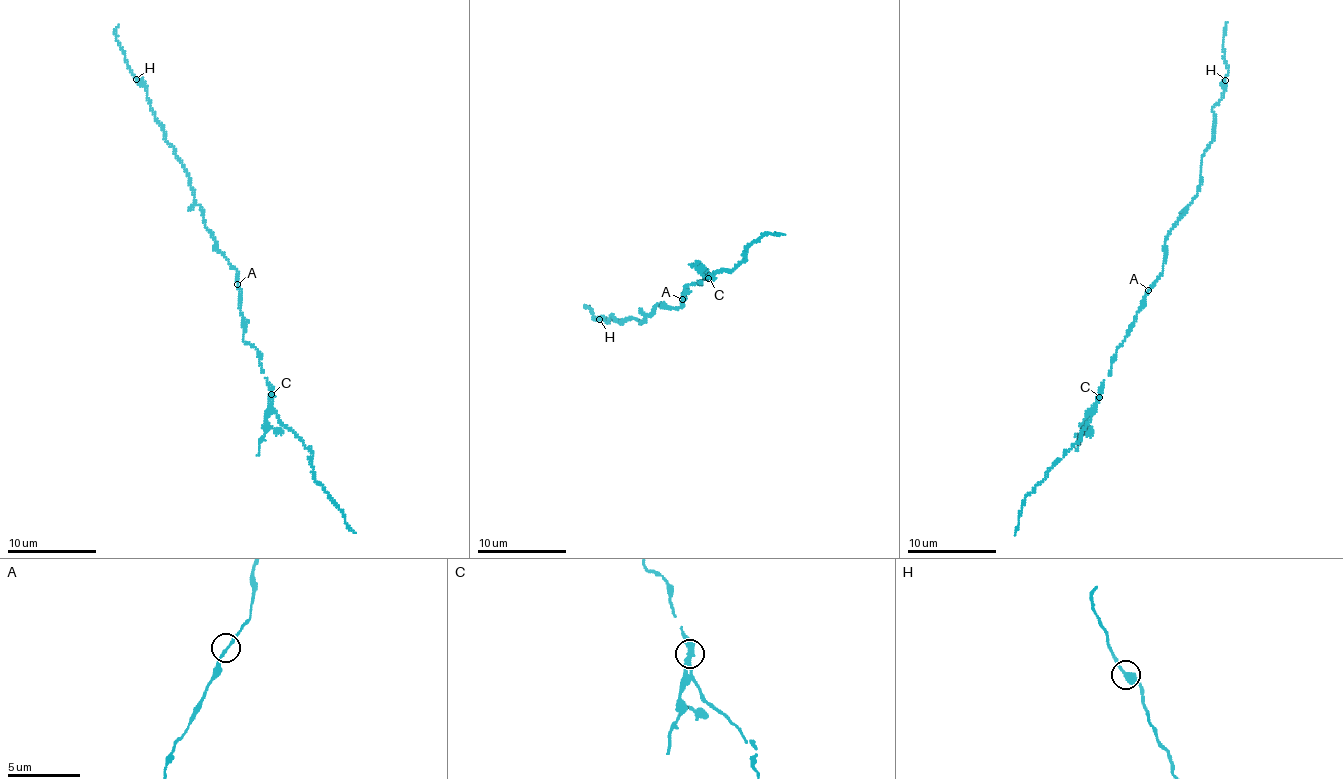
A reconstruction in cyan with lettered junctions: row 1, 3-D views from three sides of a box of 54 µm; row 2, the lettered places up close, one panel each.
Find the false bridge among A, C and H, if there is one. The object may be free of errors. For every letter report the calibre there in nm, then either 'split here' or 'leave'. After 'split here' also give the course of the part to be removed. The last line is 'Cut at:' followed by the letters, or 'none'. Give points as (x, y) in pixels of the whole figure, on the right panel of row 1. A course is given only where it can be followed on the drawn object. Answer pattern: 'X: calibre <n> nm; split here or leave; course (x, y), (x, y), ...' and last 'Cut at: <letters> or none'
A: calibre 190 nm; leave
C: calibre 320 nm; split here; course (1098, 396), (1096, 409), (1088, 417), (1088, 430), (1076, 450)
H: calibre 320 nm; leave
Cut at: C

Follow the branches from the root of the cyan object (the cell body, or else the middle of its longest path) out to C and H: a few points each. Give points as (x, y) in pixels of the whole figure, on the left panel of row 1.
C: (238, 284), (243, 339), (257, 352), (271, 394)
H: (238, 284), (238, 274), (205, 225), (189, 174), (166, 138), (147, 91), (136, 79)

